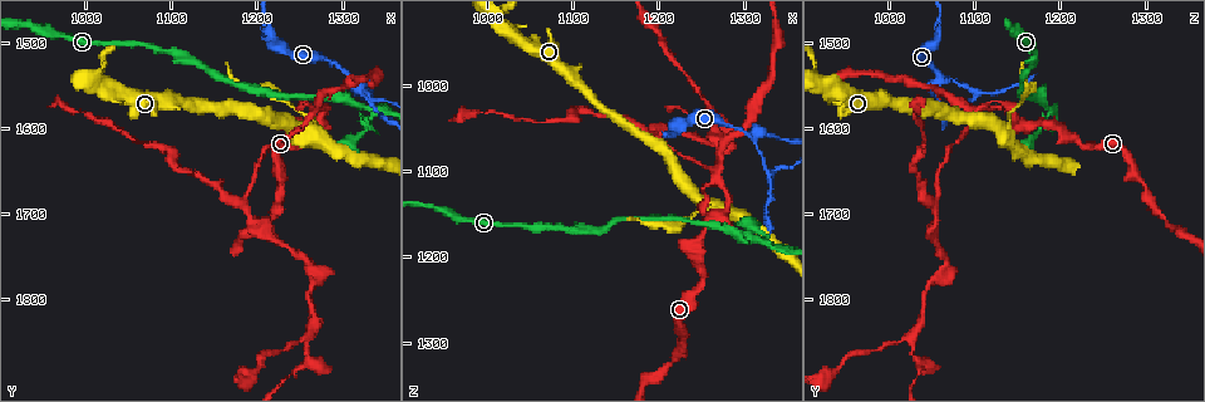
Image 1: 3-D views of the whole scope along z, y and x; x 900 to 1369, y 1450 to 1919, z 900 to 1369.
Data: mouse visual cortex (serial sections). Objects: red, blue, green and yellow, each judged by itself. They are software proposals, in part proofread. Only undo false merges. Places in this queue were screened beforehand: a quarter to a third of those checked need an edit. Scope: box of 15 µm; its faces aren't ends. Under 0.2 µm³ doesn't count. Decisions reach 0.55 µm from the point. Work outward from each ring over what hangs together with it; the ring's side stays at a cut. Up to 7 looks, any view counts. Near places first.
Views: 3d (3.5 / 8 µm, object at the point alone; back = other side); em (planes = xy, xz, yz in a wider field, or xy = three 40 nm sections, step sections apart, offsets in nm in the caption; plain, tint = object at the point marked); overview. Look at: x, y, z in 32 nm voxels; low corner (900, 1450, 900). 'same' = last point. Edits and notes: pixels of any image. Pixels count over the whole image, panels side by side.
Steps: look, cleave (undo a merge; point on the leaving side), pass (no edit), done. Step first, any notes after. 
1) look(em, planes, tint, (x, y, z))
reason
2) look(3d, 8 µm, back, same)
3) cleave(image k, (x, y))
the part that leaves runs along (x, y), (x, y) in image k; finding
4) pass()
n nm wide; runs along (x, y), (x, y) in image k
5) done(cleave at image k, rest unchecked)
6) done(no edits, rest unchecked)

look(3d, 8 µm, (1305, 1540, 1060))
three-way junction

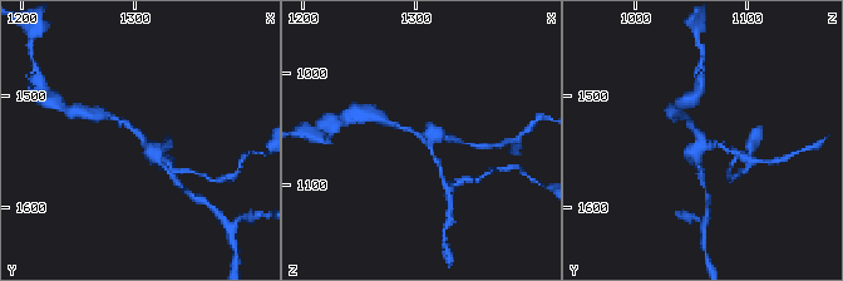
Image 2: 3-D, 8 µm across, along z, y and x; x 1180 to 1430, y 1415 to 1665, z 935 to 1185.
look(3d, 3.5 µm, (1310, 1542, 1062))
zoom in

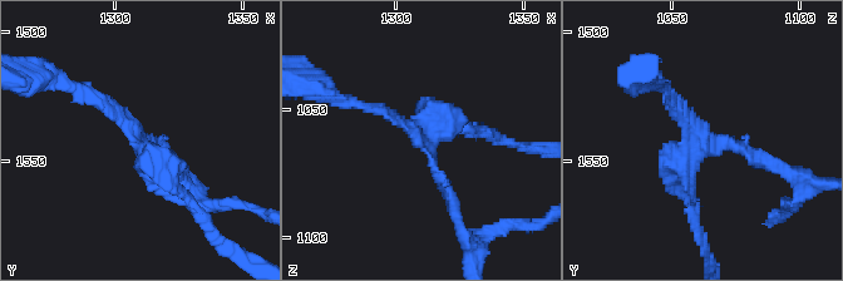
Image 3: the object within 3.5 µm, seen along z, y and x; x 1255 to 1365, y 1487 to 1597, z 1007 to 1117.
look(em, xy, step 3, tint, (1309, 1541, 1062))

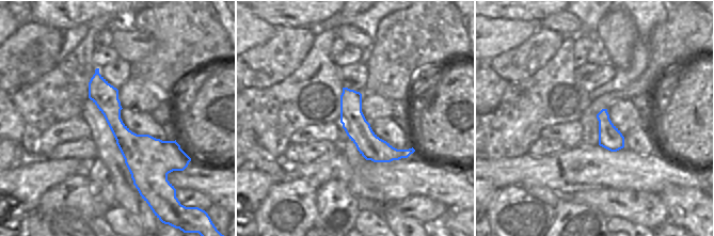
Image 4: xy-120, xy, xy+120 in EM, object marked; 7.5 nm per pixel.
pass()
runs along (96, 76), (139, 153), (139, 185) in image 4; one cell here

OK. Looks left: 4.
look(3d, 3.5 µm, (1335, 1580, 1185))
abrupt turn

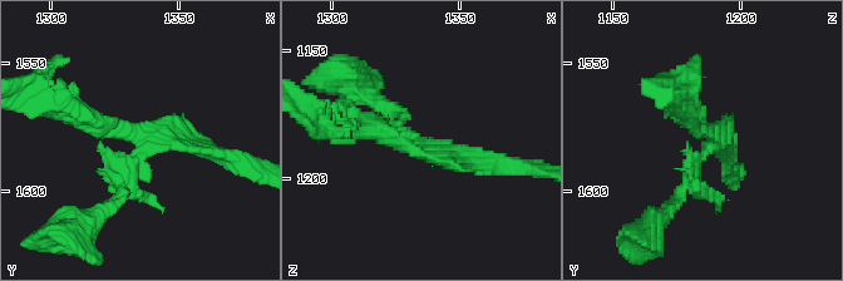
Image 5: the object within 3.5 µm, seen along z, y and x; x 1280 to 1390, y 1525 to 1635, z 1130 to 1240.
look(em, xy, step 1, tint, (1334, 1579, 1190))
need the tissue

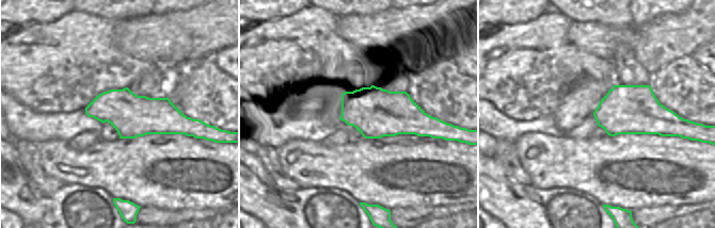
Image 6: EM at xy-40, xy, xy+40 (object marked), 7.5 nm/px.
pass()
runs along (69, 108), (142, 143), (116, 201) in image 5; one cell here

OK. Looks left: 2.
done(no edits, rest unchecked)

